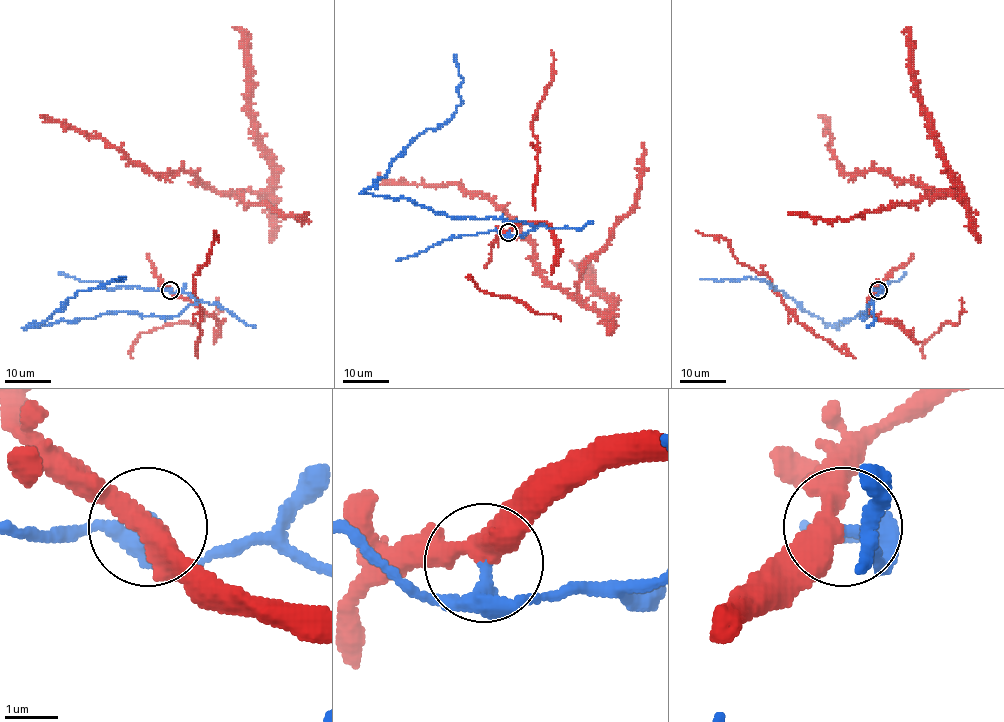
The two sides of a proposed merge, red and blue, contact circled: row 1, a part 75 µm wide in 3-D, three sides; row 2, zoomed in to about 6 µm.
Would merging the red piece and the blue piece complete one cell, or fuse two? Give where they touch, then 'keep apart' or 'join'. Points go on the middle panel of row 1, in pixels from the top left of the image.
(508, 232) | keep apart

